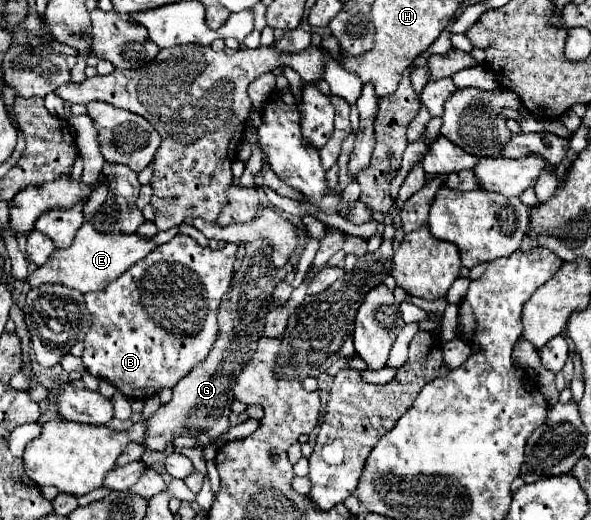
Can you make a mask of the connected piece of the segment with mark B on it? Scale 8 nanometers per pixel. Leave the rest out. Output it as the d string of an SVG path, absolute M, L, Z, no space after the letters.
M176 234L170 242L152 250L142 262L136 262L122 278L110 282L100 292L84 294L86 308L92 314L92 328L84 338L84 366L92 376L108 380L124 396L146 400L164 388L174 388L196 364L204 362L218 336L218 302L232 280L232 264L238 244L210 250L198 246L190 236Z

